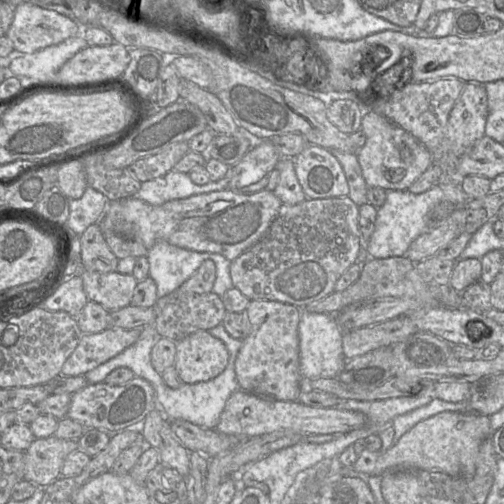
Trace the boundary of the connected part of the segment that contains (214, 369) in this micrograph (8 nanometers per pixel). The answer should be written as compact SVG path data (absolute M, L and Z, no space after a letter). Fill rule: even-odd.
M197 331L176 342L174 368L184 384L216 378L225 370L228 360L225 344L208 331Z

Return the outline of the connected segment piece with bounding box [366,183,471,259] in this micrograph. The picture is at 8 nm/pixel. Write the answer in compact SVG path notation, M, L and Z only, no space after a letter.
M437 183L429 190L414 194L408 190L387 190L385 203L378 208L374 232L366 242L370 259L405 256L411 243L425 233L432 222L432 210L441 201L455 205L466 203L471 199L456 183Z

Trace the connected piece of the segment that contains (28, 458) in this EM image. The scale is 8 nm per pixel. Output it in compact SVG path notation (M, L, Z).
M56 436L35 439L25 451L23 480L47 486L61 477L61 469L69 453L78 449L77 440Z

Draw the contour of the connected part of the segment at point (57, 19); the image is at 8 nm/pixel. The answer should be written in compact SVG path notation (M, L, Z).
M21 4L14 8L14 18L6 36L11 40L14 50L29 54L59 44L81 31L82 27L65 15L33 4Z

